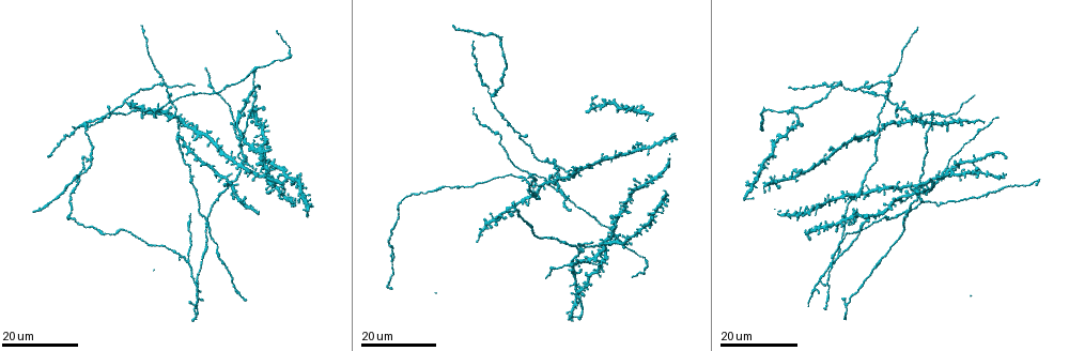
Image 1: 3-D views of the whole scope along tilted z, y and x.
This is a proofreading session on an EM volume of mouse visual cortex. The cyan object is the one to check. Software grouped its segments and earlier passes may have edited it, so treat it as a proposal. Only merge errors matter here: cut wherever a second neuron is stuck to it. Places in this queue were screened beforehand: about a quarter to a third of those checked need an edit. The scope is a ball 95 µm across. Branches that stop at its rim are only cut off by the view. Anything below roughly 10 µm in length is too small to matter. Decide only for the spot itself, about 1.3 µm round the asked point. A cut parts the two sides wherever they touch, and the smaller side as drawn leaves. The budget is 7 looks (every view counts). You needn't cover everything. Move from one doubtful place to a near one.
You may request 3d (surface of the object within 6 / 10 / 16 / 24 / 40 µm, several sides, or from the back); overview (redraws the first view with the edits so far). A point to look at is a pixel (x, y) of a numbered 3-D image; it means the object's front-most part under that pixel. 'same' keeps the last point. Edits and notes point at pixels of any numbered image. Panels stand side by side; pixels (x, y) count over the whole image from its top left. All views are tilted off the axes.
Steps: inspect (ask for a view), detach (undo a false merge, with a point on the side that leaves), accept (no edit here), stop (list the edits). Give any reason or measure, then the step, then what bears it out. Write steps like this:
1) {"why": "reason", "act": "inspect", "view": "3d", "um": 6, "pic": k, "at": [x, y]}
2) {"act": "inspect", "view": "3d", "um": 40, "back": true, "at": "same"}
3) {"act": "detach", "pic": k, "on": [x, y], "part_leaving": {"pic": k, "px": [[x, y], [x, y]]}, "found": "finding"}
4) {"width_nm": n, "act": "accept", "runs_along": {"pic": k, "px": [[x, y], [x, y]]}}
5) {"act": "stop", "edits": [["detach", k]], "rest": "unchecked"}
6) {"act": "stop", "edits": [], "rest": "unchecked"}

{"why": "thick turns thin", "act": "inspect", "view": "3d", "um": 24, "pic": 1, "at": [168, 87]}

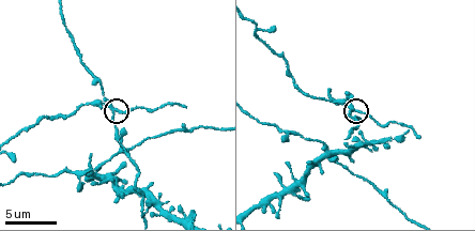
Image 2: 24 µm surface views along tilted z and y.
{"act": "inspect", "view": "3d", "um": 6, "pic": 2, "at": [113, 112]}

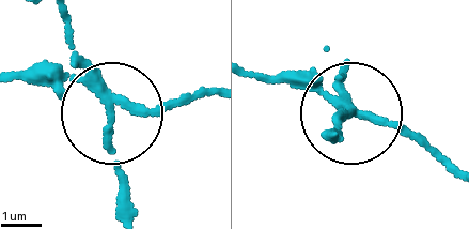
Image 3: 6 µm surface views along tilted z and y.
{"width_nm": 200, "act": "detach", "pic": 3, "on": [152, 115], "part_leaving": {"pic": 3, "px": [[92, 88], [15, 72]]}, "found": "a second neuron is stuck on"}

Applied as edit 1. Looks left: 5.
{"why": "redraw", "act": "inspect", "view": "overview"}

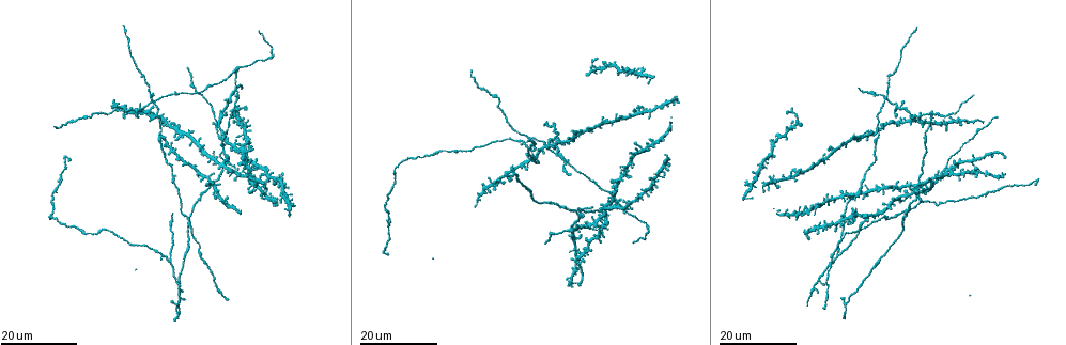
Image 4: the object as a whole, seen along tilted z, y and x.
{"act": "inspect", "view": "3d", "um": 16, "pic": 4, "at": [221, 127]}

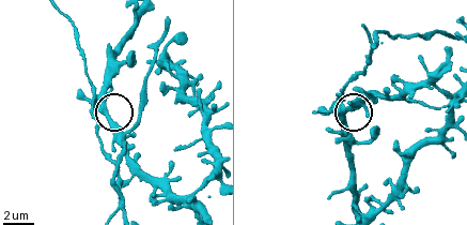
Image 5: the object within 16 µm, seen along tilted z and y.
{"act": "inspect", "view": "3d", "um": 10, "pic": 5, "at": [106, 113]}

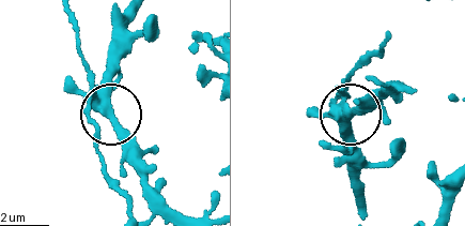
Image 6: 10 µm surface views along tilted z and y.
{"act": "detach", "pic": 6, "on": [99, 127], "part_leaving": {"pic": 6, "px": [[96, 102], [91, 103], [97, 147], [128, 215]]}, "found": "a second neuron is stuck on"}

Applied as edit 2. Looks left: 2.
{"act": "stop", "edits": [["detach", 3], ["detach", 6]], "rest": "unchecked"}

